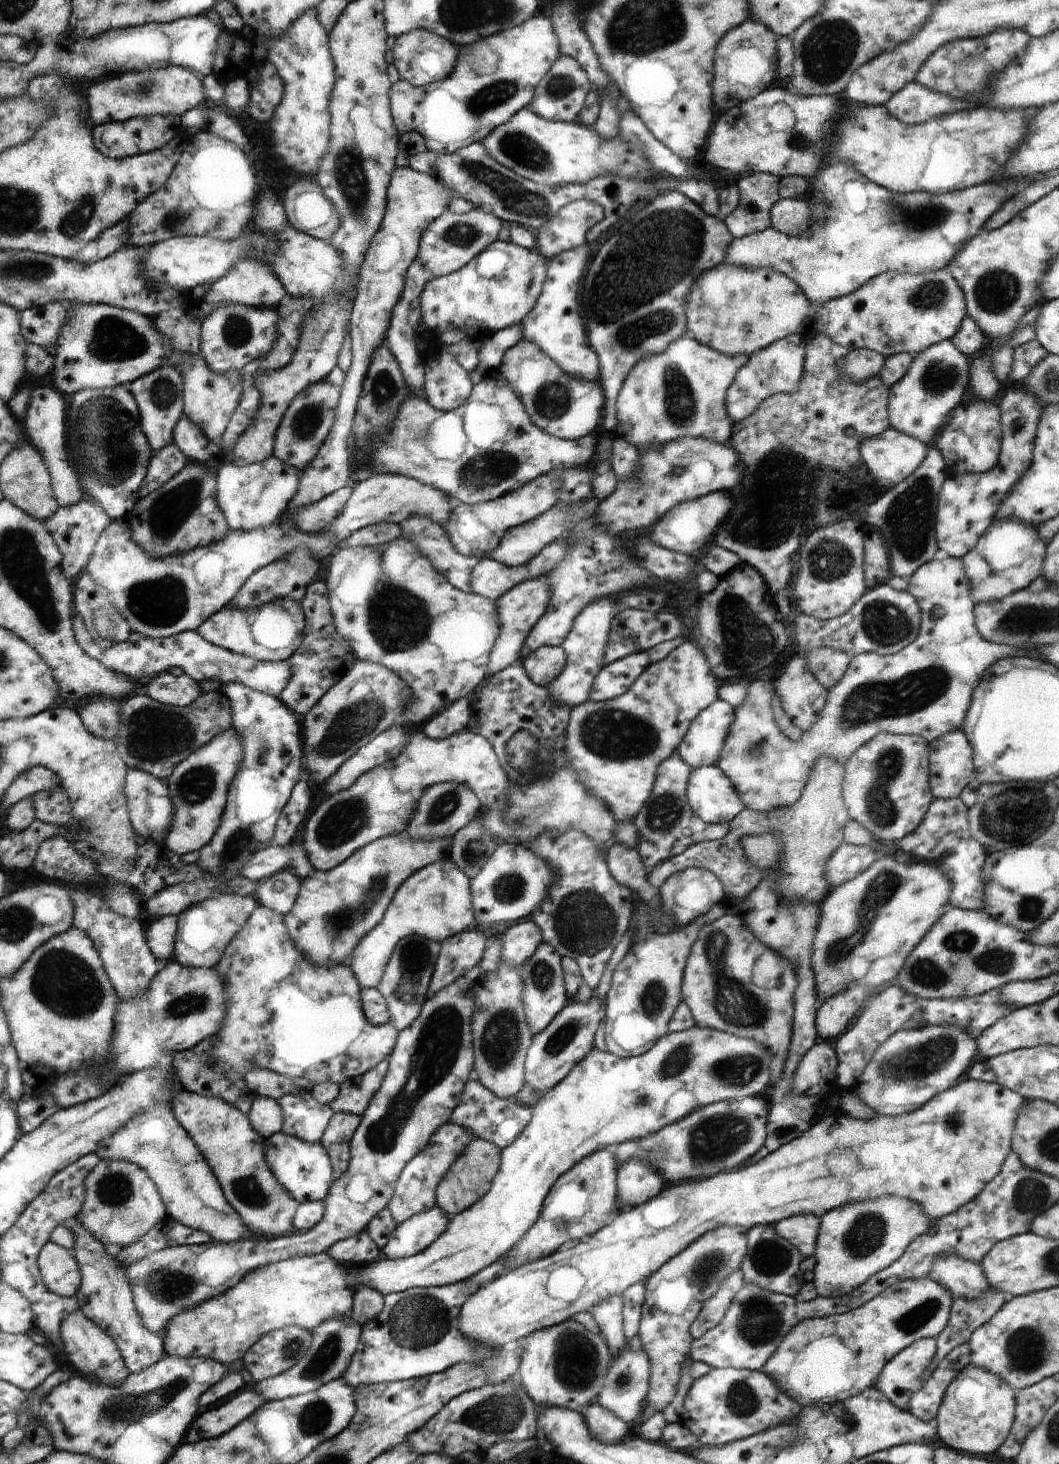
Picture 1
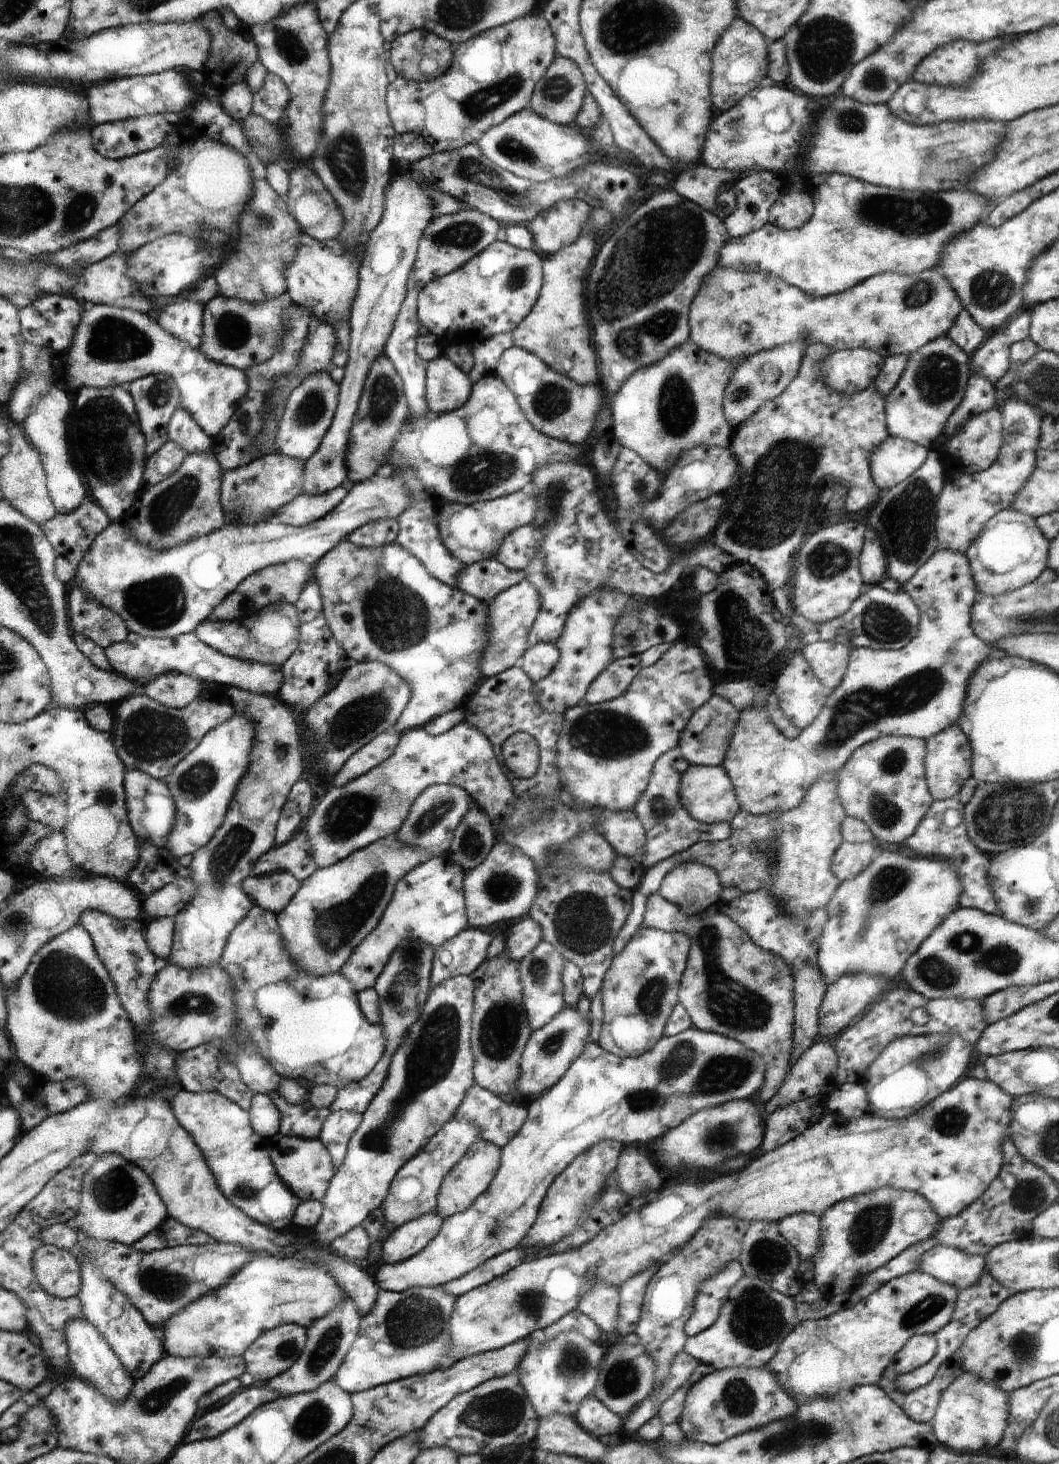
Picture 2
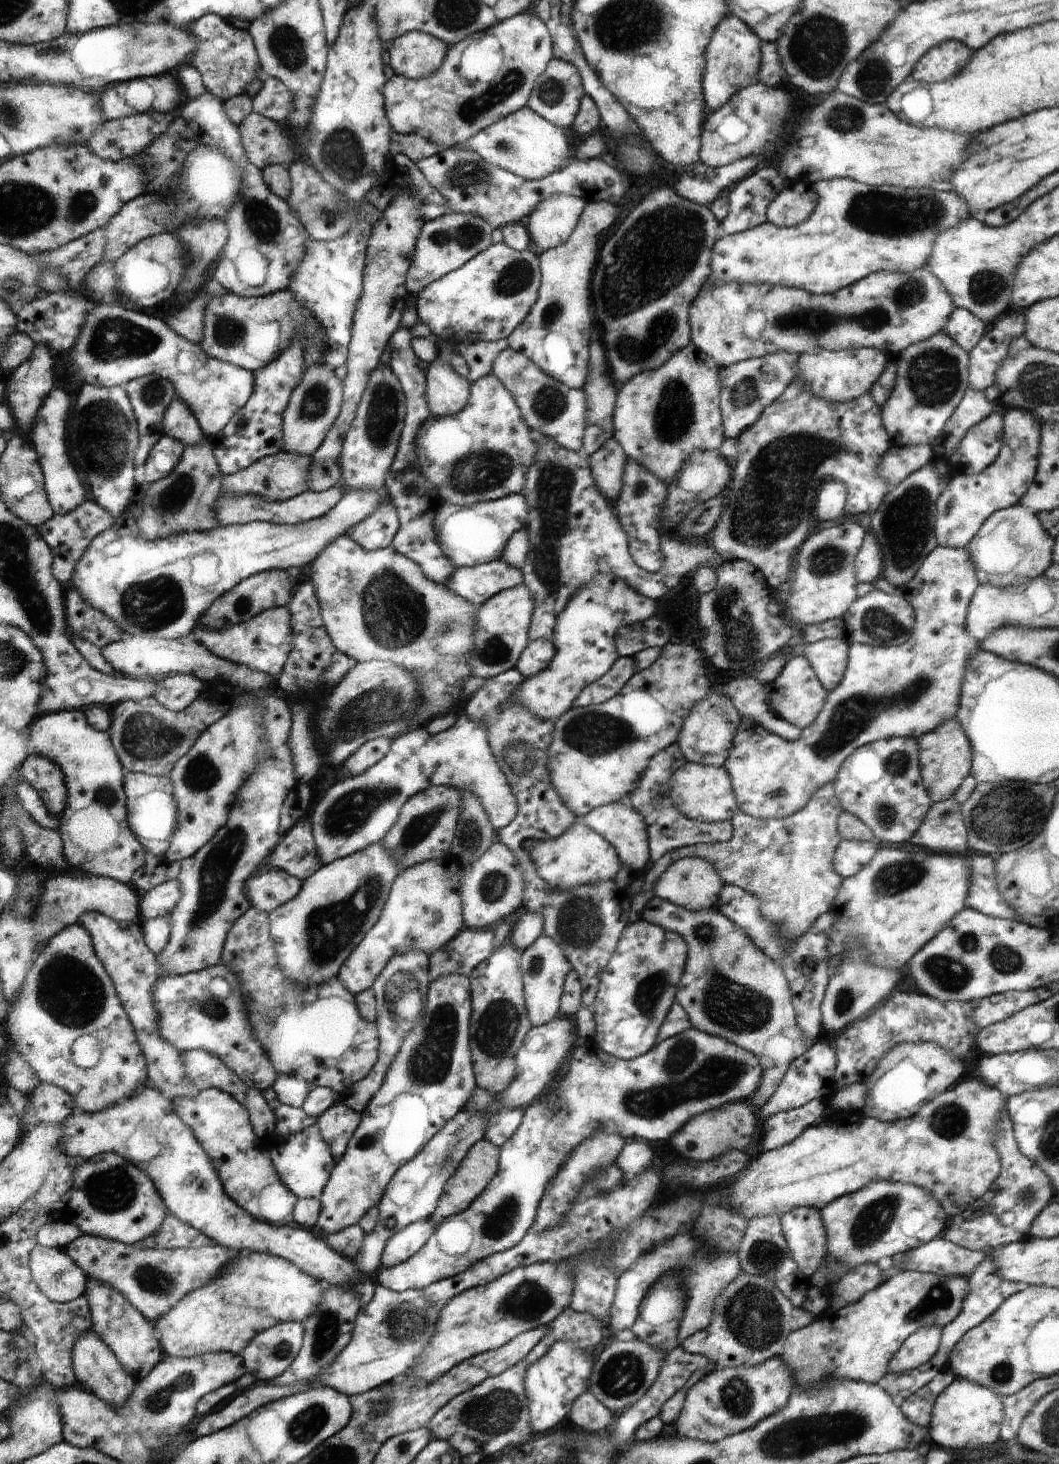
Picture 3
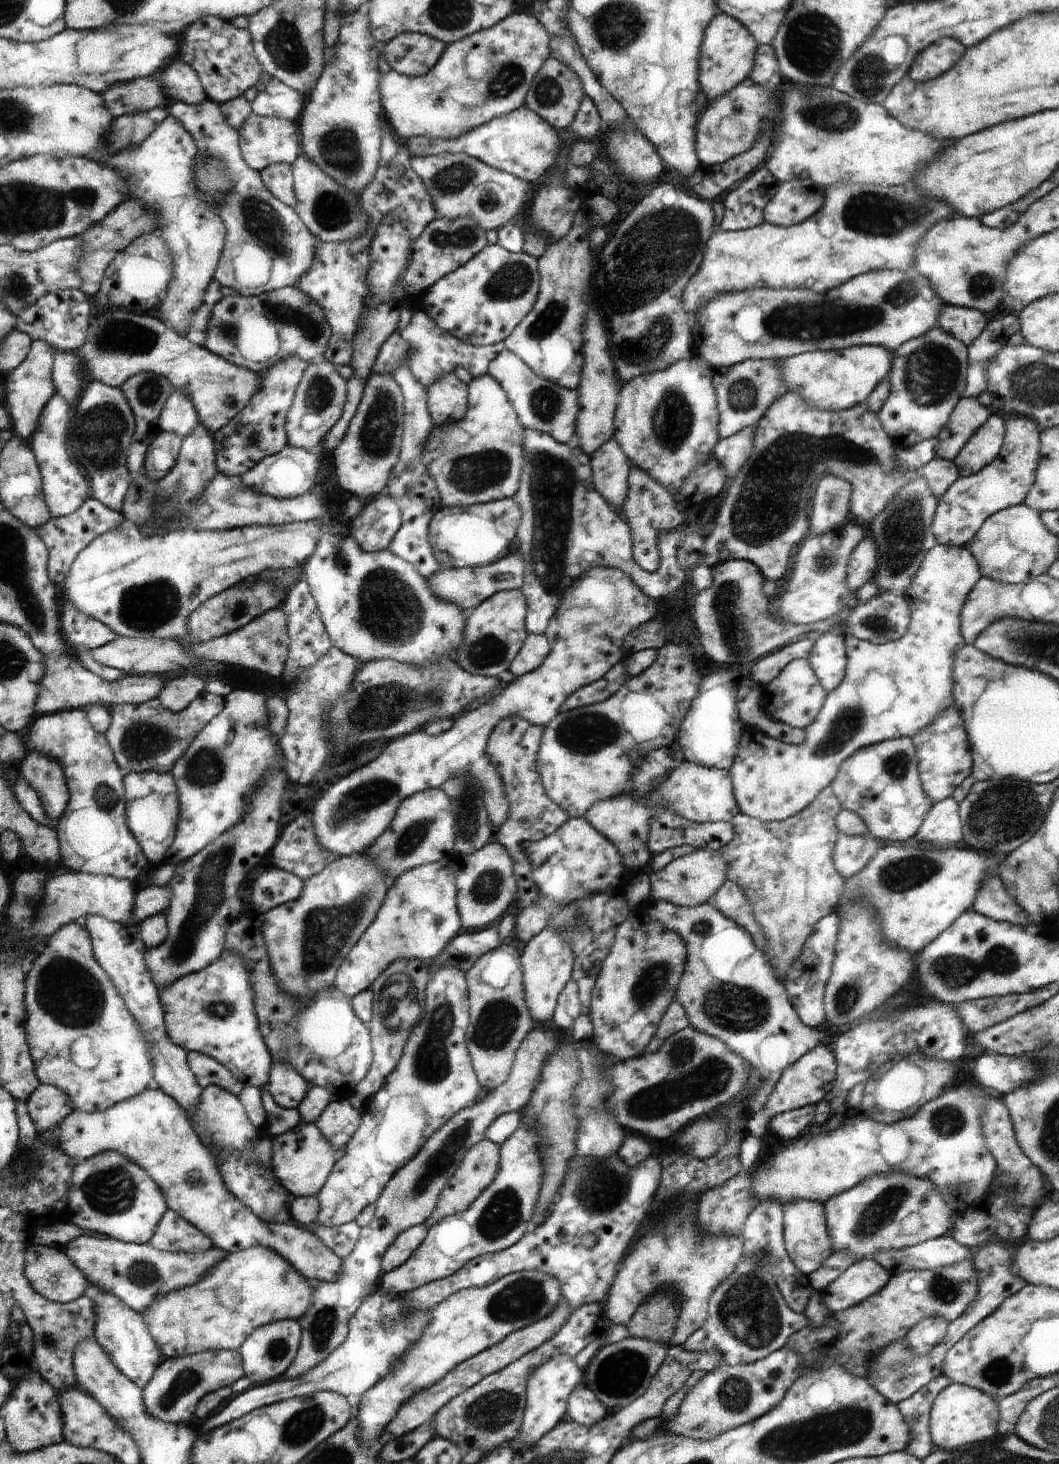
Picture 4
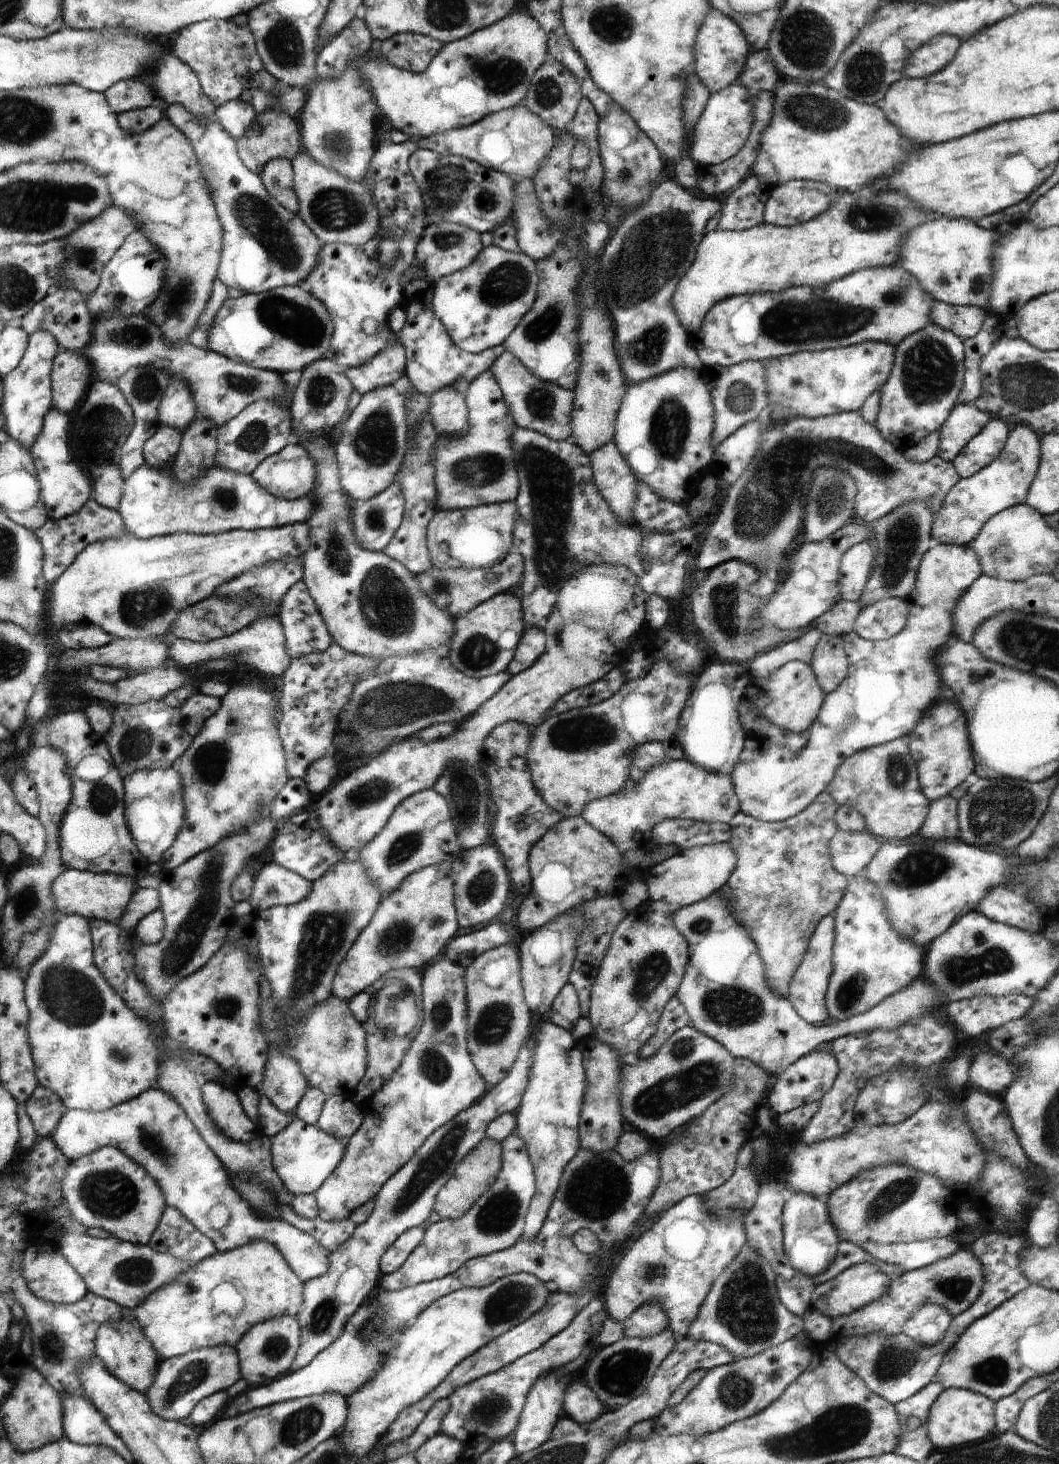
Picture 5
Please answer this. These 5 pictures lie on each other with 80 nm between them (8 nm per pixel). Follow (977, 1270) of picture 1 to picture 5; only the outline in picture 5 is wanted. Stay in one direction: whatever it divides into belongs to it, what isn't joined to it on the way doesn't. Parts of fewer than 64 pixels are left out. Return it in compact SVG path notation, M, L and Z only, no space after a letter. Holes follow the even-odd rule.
M943 1237L890 1245L865 1243L862 1248L878 1261L901 1266L906 1271L914 1271L948 1259L961 1247L949 1237Z

